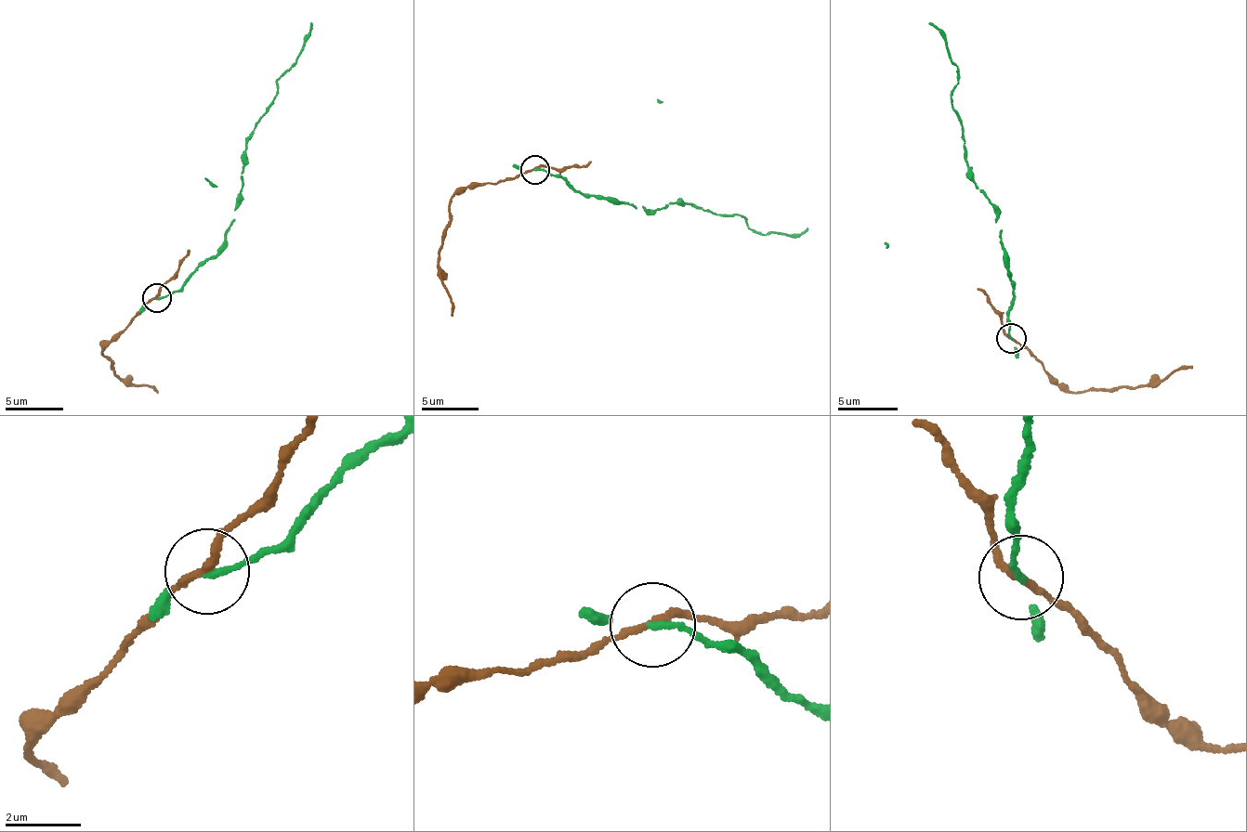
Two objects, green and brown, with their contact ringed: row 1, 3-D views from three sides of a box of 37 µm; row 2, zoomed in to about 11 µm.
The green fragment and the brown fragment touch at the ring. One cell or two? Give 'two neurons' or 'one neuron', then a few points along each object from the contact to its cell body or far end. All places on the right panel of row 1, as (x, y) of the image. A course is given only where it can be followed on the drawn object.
two neurons | green via (1012, 337), (995, 205), (973, 181), (953, 108), (956, 77), (948, 41), (928, 24) | brown via (1012, 337), (1042, 361), (1051, 376), (1074, 392), (1161, 382), (1177, 368), (1193, 365)

